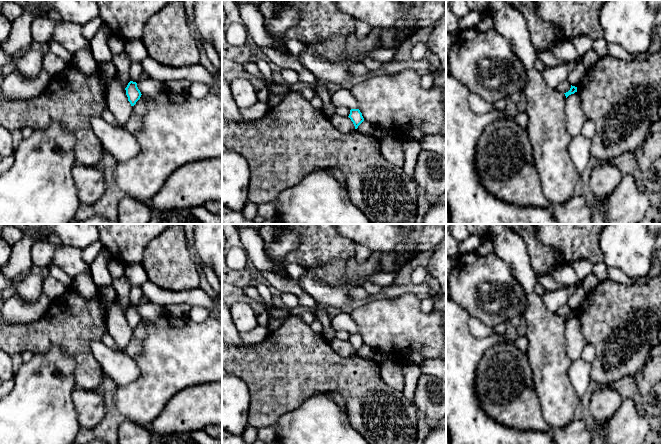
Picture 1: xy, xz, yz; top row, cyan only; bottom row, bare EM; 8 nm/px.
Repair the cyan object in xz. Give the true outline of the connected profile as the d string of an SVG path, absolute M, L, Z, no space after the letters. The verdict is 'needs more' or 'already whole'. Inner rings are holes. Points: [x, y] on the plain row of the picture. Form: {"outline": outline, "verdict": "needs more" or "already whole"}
{"outline": "M351 333L348 341L353 346L355 353L357 353L358 350L364 345L362 337L359 333Z", "verdict": "already whole"}

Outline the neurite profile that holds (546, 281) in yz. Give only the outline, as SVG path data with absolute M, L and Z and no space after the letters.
M538 274L537 283L541 284L546 290L559 290L564 288L562 284L555 282L549 275Z

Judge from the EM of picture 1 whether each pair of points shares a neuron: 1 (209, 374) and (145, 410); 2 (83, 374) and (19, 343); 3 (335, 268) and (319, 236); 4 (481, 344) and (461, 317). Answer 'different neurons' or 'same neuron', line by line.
1: same neuron
2: same neuron
3: different neurons
4: same neuron

